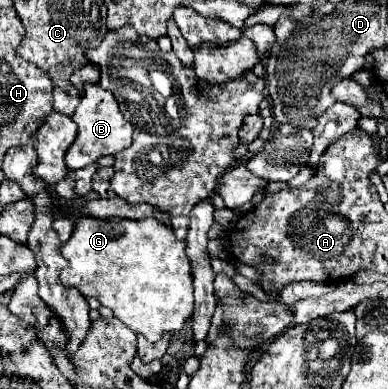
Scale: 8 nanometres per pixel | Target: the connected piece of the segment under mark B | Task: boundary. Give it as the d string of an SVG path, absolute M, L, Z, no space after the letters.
M87 83L85 85L85 95L81 97L81 103L79 103L77 111L73 113L73 119L75 119L75 115L77 115L79 133L77 133L77 139L73 141L73 145L65 153L65 165L71 171L77 171L85 165L91 165L103 155L115 155L117 151L131 145L133 125L121 115L117 99L113 97L113 93L101 89L97 83Z

